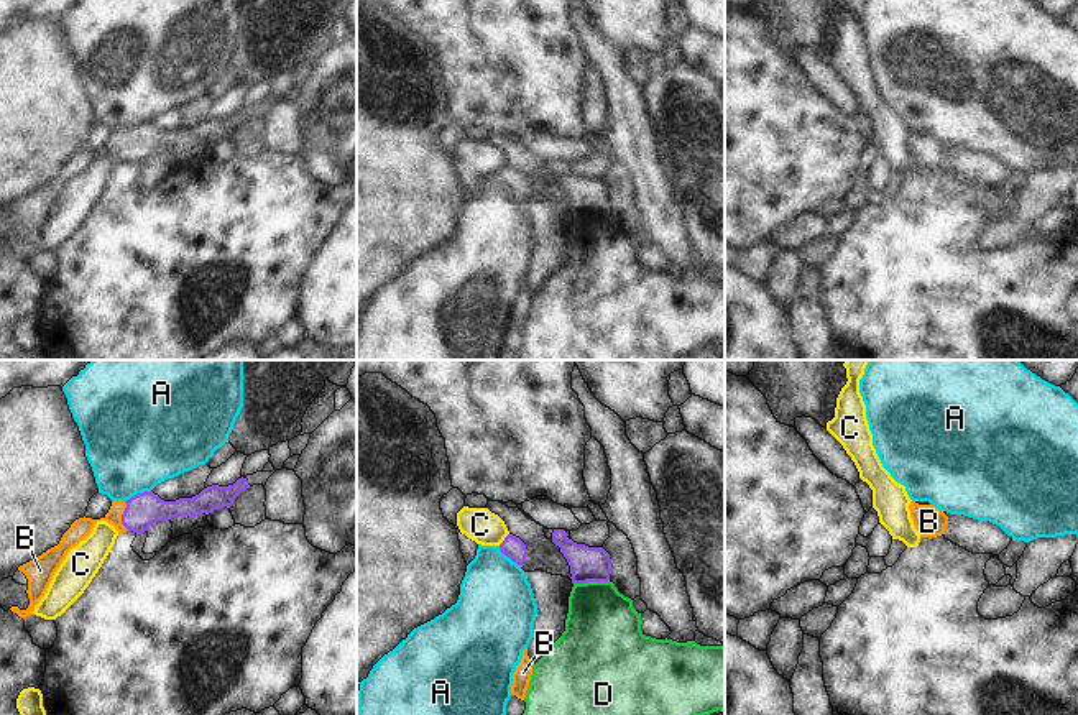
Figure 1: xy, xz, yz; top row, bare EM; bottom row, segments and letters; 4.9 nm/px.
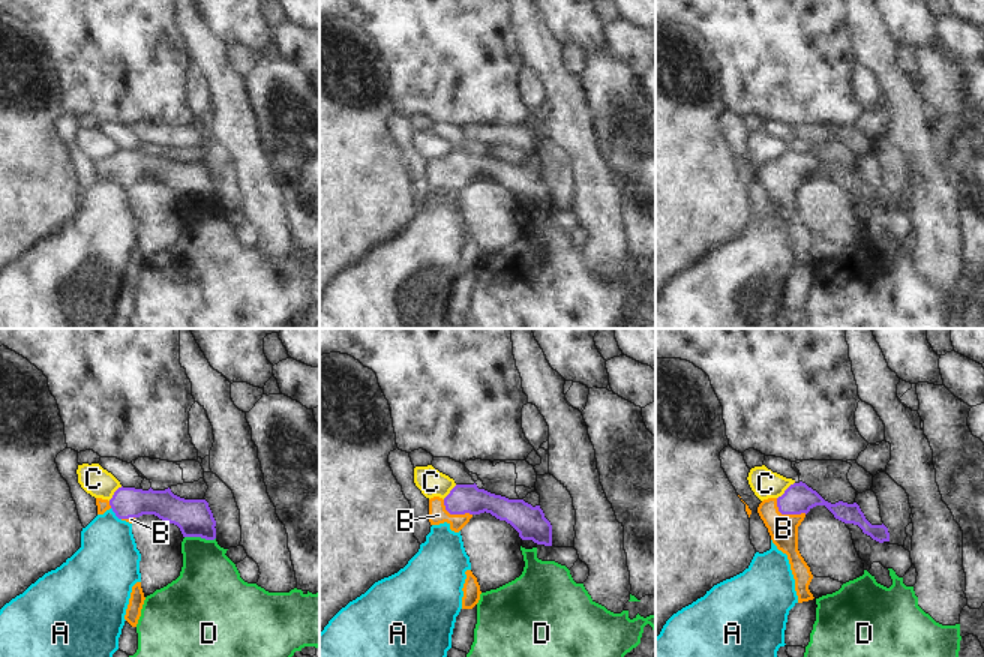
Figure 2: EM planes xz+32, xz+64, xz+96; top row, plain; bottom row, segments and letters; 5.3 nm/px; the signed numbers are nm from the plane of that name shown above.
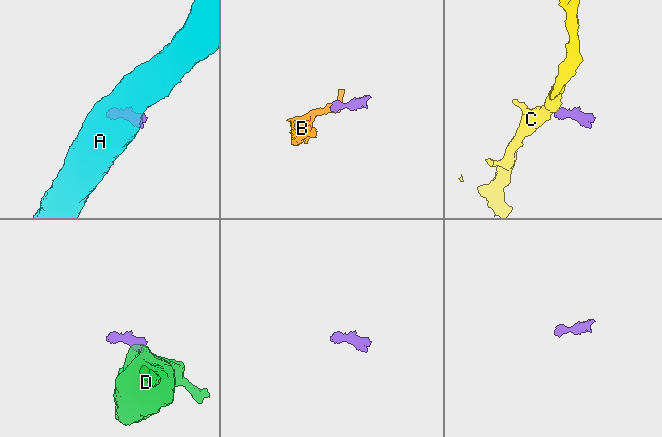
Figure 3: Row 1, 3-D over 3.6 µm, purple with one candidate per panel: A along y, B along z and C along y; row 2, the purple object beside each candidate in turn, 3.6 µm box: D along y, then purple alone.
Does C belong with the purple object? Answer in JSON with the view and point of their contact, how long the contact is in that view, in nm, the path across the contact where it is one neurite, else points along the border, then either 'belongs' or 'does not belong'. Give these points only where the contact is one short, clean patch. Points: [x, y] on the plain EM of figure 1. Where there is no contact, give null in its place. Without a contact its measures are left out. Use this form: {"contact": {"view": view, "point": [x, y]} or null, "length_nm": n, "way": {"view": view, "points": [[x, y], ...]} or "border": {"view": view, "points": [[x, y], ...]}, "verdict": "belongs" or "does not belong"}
{"contact": {"view": "xz", "point": [505, 171]}, "length_nm": 80, "border": {"view": "xz", "points": [[508, 165], [498, 176]]}, "verdict": "does not belong"}

